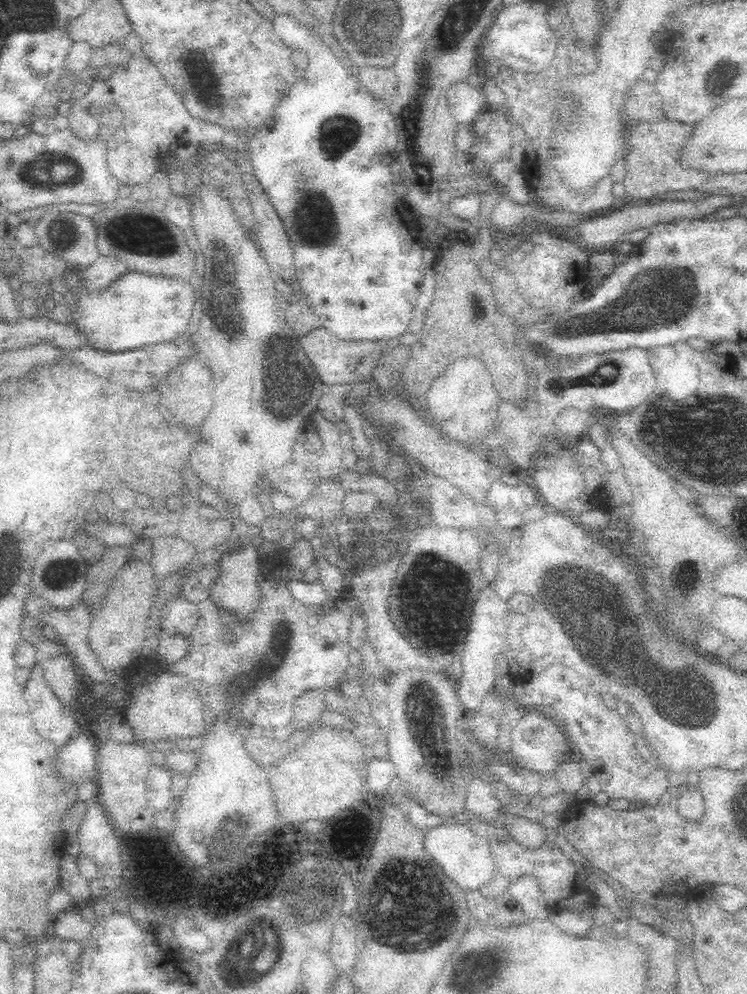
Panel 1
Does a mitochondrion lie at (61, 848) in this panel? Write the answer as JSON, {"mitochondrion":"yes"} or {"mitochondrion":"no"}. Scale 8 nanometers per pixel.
{"mitochondrion":"no"}

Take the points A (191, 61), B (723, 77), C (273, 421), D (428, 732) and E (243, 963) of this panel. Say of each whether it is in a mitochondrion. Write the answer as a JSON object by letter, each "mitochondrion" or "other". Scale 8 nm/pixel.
{"A":"mitochondrion","B":"mitochondrion","C":"mitochondrion","D":"mitochondrion","E":"mitochondrion"}

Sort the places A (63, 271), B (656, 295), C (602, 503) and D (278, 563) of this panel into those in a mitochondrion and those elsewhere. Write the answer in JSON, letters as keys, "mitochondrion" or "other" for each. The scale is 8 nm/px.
{"A":"other","B":"mitochondrion","C":"other","D":"other"}

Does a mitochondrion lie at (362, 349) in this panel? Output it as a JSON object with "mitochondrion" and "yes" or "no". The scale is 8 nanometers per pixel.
{"mitochondrion":"no"}

